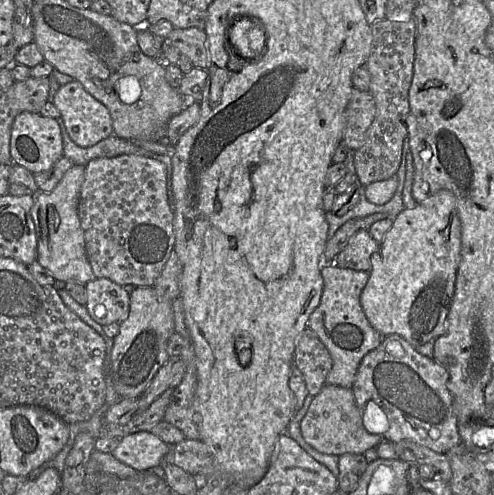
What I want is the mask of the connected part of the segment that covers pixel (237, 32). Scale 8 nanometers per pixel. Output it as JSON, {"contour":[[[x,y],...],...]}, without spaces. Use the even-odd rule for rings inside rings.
{"contour":[[[250,18],[235,20],[228,29],[228,39],[244,59],[257,59],[265,50],[264,29]]]}

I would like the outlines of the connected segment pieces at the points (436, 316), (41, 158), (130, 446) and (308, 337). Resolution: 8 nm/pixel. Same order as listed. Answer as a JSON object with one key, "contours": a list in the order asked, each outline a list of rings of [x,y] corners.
{"contours":[[[[439,190],[414,208],[405,208],[393,219],[378,251],[372,255],[369,280],[360,296],[361,307],[376,331],[382,336],[399,335],[414,348],[445,333],[461,260],[461,238],[456,199],[449,190]]],[[[21,112],[13,122],[10,140],[12,163],[25,167],[33,174],[49,170],[63,153],[61,128],[55,118],[38,113]]],[[[139,431],[121,438],[112,456],[138,473],[159,471],[169,449],[170,446],[153,433]]],[[[309,327],[296,341],[294,365],[303,374],[309,395],[318,395],[326,384],[333,361],[325,345]]]]}

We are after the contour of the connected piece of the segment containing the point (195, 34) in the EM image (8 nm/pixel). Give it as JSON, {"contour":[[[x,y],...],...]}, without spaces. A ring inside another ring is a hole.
{"contour":[[[174,28],[165,38],[180,54],[188,57],[194,67],[206,69],[209,66],[207,35],[201,28]]]}

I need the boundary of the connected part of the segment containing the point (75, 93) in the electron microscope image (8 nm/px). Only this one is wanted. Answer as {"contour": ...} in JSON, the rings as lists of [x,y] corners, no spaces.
{"contour":[[[74,80],[61,85],[57,90],[53,105],[60,112],[66,129],[73,142],[81,147],[91,147],[113,135],[113,122],[109,110],[89,92],[83,85]]]}

